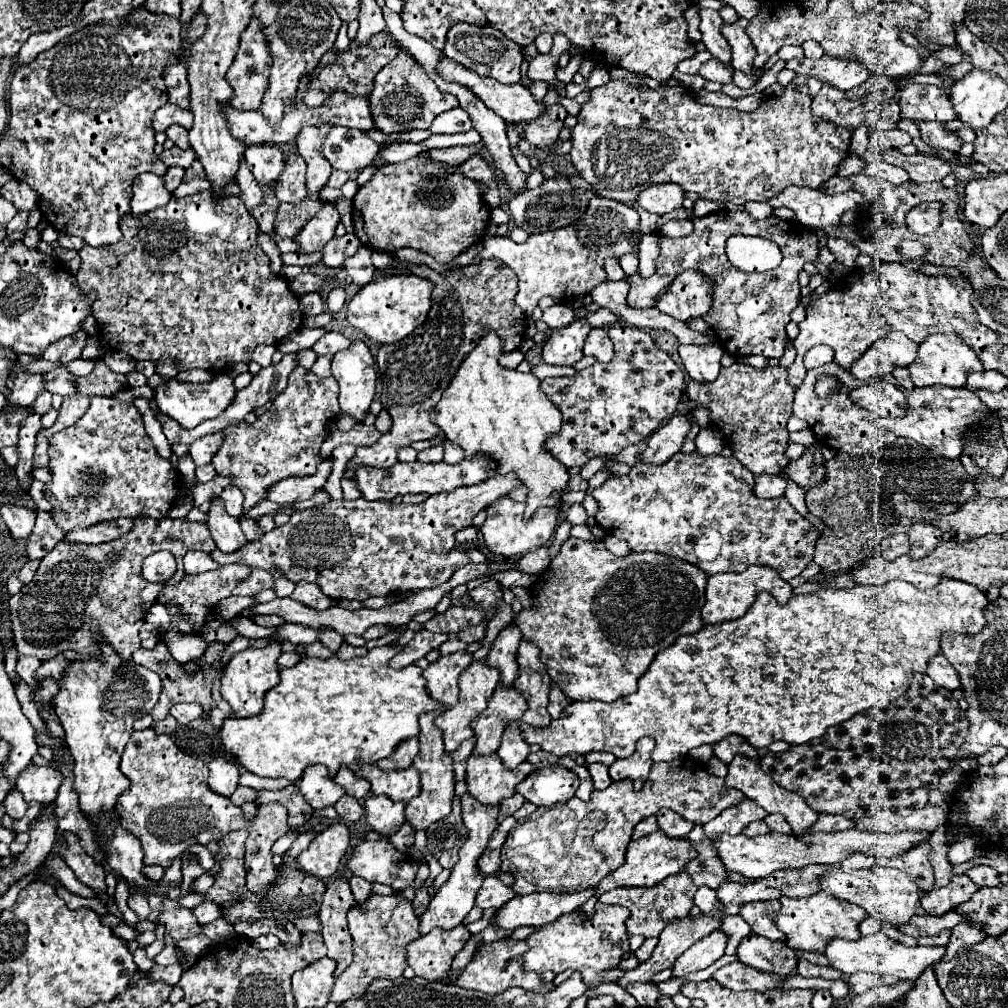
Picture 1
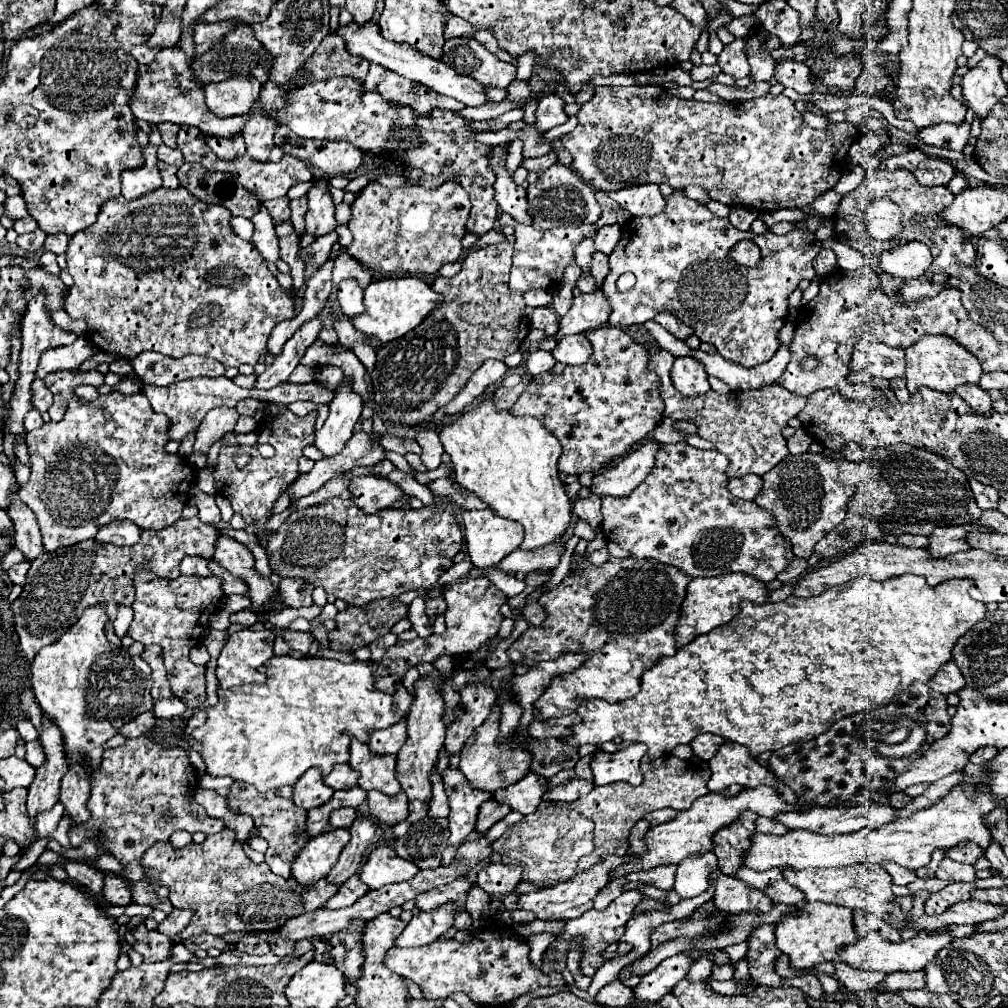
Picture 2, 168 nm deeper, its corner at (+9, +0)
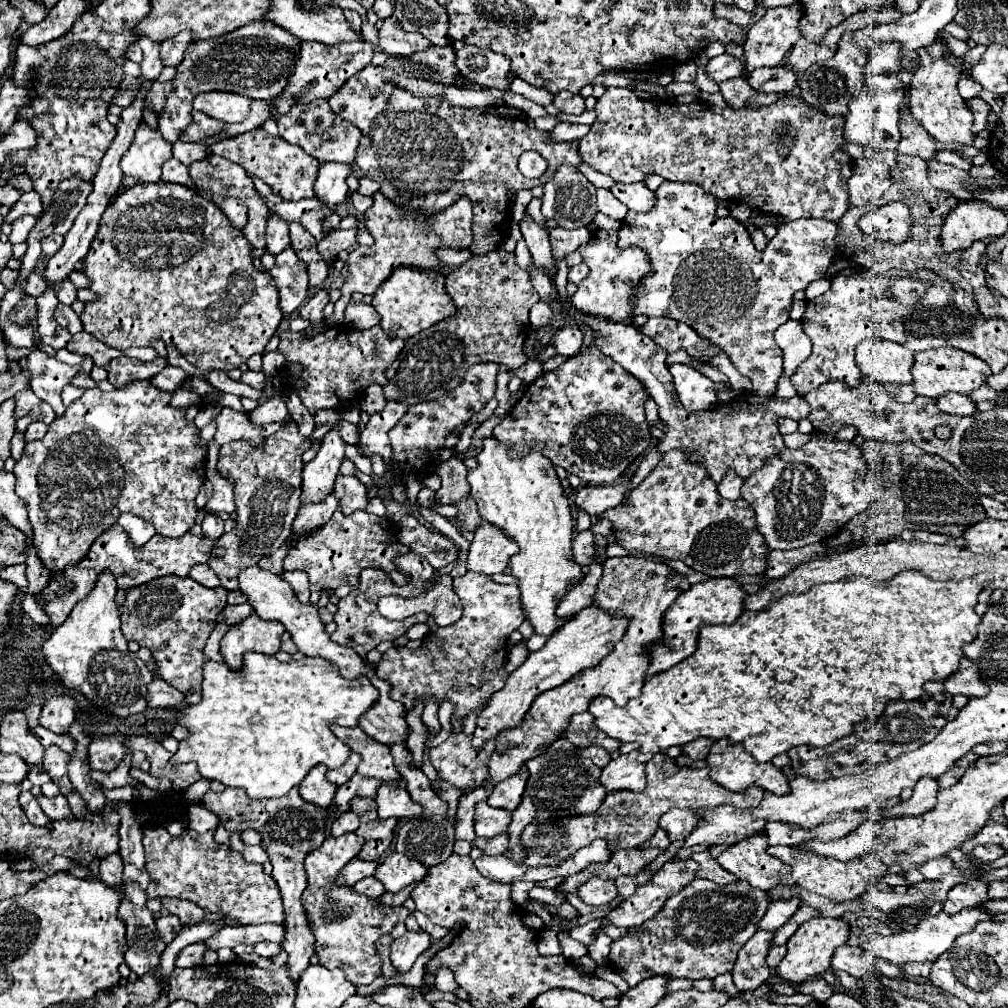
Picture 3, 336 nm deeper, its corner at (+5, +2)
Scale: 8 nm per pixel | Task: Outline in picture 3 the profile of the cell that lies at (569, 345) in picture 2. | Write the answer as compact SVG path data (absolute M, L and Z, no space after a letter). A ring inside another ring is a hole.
M576 325L562 327L554 335L554 349L556 349L558 355L572 357L580 347L582 347L582 331Z

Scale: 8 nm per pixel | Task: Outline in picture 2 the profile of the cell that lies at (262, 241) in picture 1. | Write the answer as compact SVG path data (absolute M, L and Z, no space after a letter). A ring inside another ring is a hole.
M234 217L232 219L232 229L246 241L252 241L252 235L254 235L254 225L250 219L244 219L244 217Z

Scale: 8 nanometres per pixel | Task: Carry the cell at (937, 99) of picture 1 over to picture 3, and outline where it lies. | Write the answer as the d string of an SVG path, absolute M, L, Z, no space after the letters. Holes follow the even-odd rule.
M918 49L920 55L920 67L916 69L912 77L912 89L910 89L910 111L912 115L924 125L924 129L942 143L956 143L956 145L974 145L974 133L972 133L972 113L966 107L966 101L958 93L958 81L961 72L954 69L948 61L934 61L926 49Z

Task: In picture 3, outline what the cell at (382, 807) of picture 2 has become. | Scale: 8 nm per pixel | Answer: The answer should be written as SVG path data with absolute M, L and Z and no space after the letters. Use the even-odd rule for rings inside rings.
M400 779L396 783L382 783L376 795L378 803L378 817L414 817L422 813L422 807L410 799L410 793L406 789L406 781Z

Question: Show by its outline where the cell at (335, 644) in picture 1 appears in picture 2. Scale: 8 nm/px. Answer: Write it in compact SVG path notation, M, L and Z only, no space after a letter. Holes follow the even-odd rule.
M286 629L282 633L282 637L288 641L290 649L296 649L300 653L308 653L308 649L314 643L314 635L312 633L302 633L302 631L292 631L292 629Z

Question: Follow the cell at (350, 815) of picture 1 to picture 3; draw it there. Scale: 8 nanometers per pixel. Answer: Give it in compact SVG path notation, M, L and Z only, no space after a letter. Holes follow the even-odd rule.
M346 811L346 813L342 813L342 815L334 821L334 825L332 825L332 835L334 835L334 837L340 837L340 835L344 835L344 833L352 833L352 831L358 829L358 825L360 825L360 817L358 817L356 813L352 813L352 811Z

